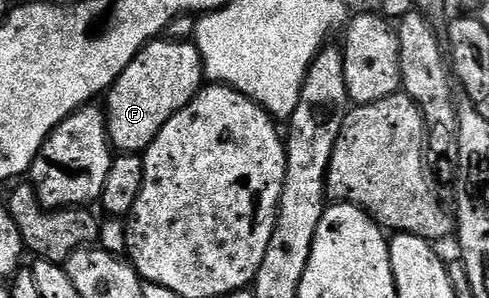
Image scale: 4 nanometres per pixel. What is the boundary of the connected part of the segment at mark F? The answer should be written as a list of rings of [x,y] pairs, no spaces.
[[[168,39],[150,41],[107,93],[109,140],[114,150],[125,155],[144,154],[162,127],[202,88],[203,70],[196,44]]]

